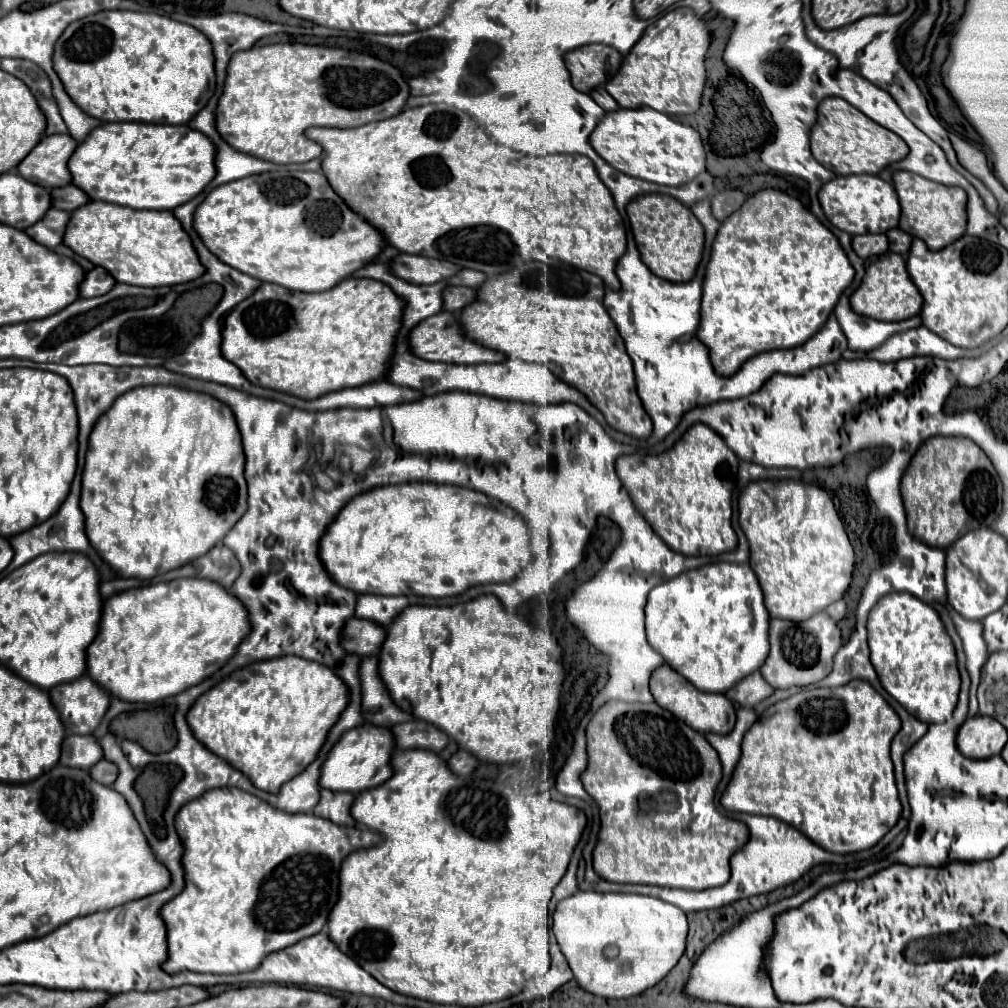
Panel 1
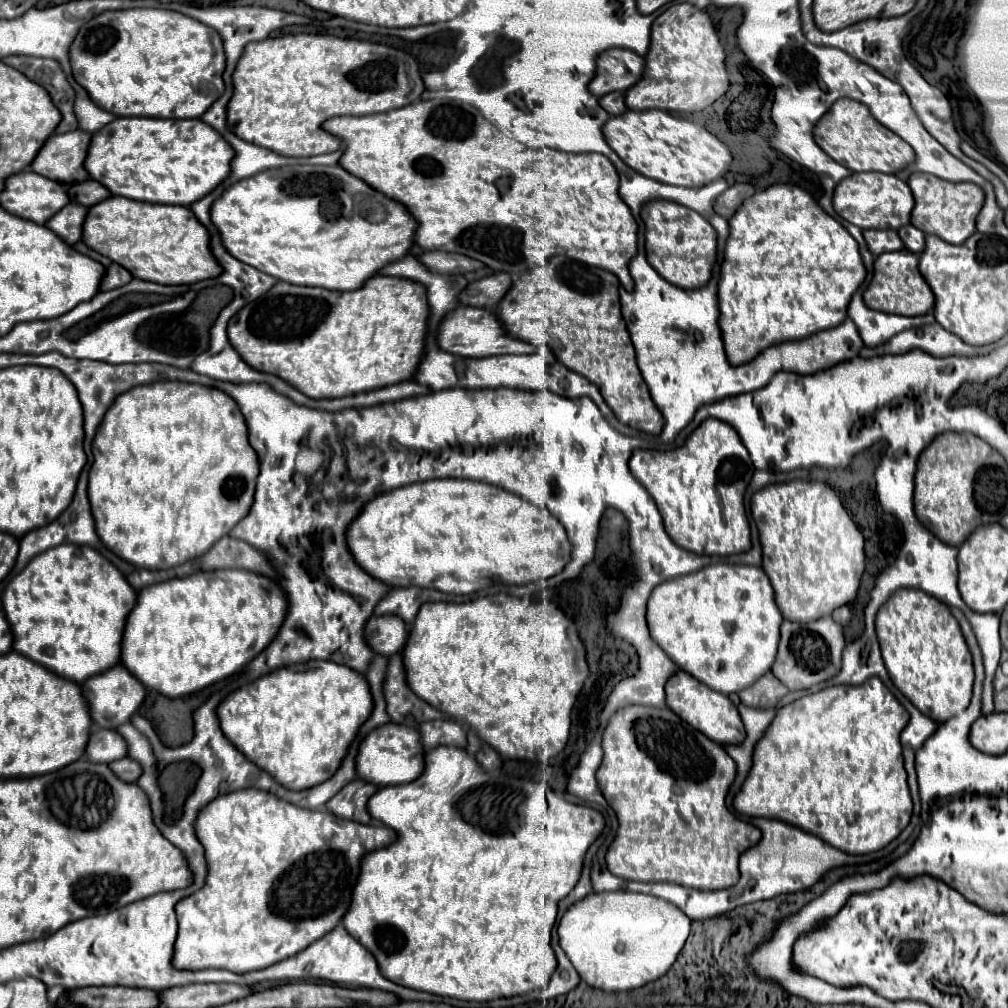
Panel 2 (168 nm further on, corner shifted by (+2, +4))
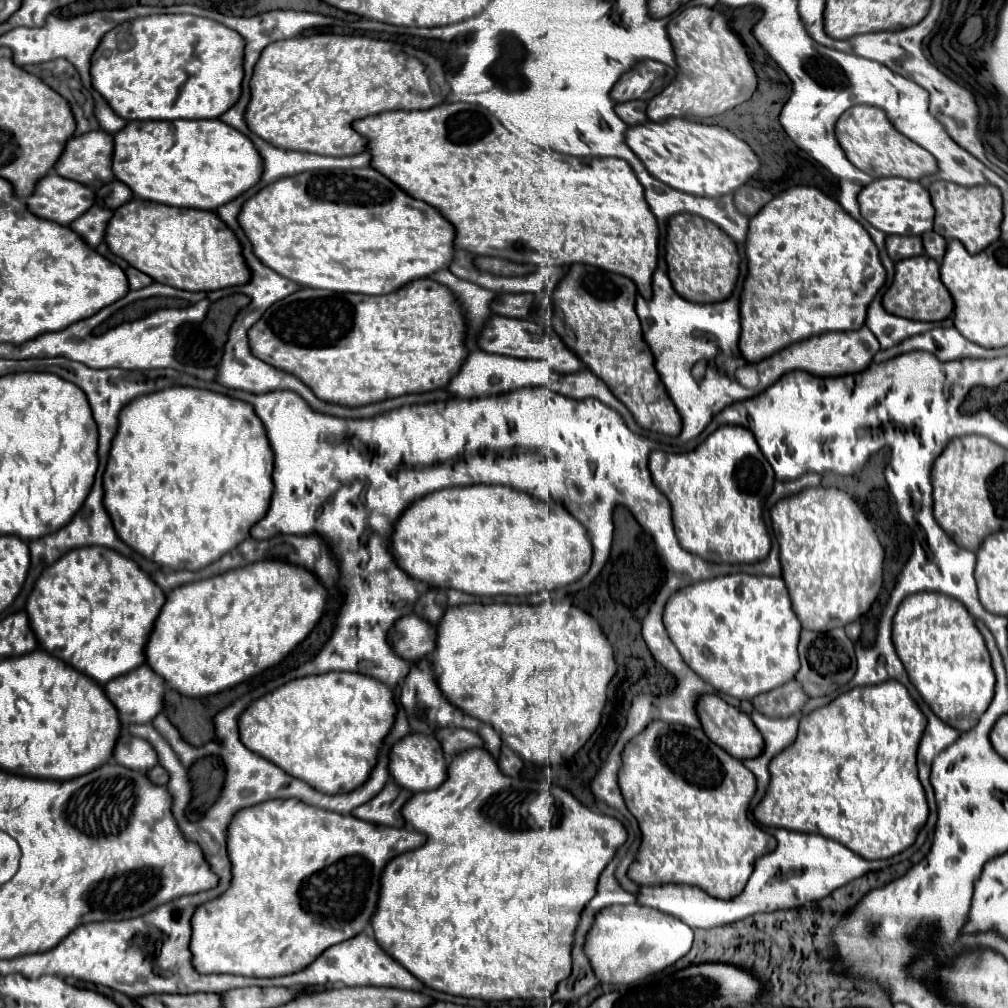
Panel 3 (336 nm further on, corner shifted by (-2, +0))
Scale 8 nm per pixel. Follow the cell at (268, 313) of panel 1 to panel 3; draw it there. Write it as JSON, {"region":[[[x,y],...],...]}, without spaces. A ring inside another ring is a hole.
{"region":[[[420,278],[420,280],[412,280],[410,284],[404,284],[402,288],[386,294],[386,296],[362,296],[362,294],[338,294],[338,292],[328,292],[328,290],[312,290],[312,288],[302,288],[278,302],[274,302],[272,308],[268,308],[262,318],[248,330],[248,340],[250,340],[250,348],[252,354],[256,358],[260,358],[262,362],[280,368],[286,374],[296,376],[298,380],[302,380],[320,400],[324,402],[332,402],[332,404],[344,404],[344,406],[366,406],[372,402],[380,402],[380,400],[388,400],[388,398],[396,398],[400,394],[418,394],[418,392],[430,392],[436,388],[444,388],[452,378],[452,374],[458,372],[460,364],[466,358],[466,350],[462,346],[464,340],[464,328],[466,322],[462,318],[462,310],[456,304],[454,296],[438,282],[430,280],[430,278]]]}

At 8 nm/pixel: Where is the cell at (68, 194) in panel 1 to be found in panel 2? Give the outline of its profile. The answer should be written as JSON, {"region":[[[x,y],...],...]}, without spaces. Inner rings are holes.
{"region":[[[86,180],[86,182],[80,182],[80,184],[72,184],[68,188],[68,194],[74,202],[78,202],[82,206],[94,206],[94,204],[106,200],[108,196],[112,196],[110,190],[106,190],[106,186],[102,186],[96,180]]]}

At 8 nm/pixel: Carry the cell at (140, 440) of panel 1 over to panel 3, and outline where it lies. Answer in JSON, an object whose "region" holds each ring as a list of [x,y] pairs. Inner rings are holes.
{"region":[[[172,386],[122,408],[102,480],[104,508],[126,546],[172,570],[200,570],[246,540],[250,528],[266,514],[272,496],[272,450],[248,402],[212,390]]]}

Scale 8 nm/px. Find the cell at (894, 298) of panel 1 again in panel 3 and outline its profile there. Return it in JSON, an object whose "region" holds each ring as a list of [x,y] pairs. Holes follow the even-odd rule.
{"region":[[[924,254],[900,260],[896,264],[894,282],[882,296],[884,308],[890,314],[900,314],[902,318],[912,318],[912,320],[922,320],[922,322],[936,322],[936,320],[948,318],[954,306],[952,306],[952,298],[946,286],[940,282],[938,268],[940,268],[938,262]]]}

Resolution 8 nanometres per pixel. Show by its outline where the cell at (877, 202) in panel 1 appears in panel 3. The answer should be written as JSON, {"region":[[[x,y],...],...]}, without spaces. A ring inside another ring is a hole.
{"region":[[[878,178],[864,186],[858,194],[860,214],[884,234],[924,234],[932,230],[934,208],[930,204],[928,190],[918,182],[904,178]]]}

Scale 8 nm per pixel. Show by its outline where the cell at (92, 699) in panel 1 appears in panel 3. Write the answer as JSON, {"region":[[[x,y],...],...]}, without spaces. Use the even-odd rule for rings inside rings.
{"region":[[[140,666],[104,686],[108,700],[116,706],[120,724],[148,724],[160,710],[164,680],[148,666]]]}

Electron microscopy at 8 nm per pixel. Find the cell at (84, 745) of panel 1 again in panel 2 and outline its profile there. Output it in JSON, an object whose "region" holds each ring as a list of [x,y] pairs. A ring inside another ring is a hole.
{"region":[[[96,728],[92,732],[92,736],[90,736],[86,756],[92,762],[110,764],[110,762],[116,762],[116,760],[128,756],[128,744],[122,738],[122,734],[118,734],[116,730]]]}

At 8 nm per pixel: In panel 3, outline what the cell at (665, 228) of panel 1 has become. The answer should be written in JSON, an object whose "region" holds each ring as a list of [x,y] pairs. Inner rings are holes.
{"region":[[[676,214],[676,218],[668,220],[666,228],[668,236],[664,248],[668,278],[678,294],[692,302],[718,302],[728,298],[734,290],[740,264],[734,240],[724,234],[716,224],[692,214]]]}

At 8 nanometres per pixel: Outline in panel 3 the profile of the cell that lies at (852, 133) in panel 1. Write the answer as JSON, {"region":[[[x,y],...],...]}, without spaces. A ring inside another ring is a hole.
{"region":[[[852,106],[836,122],[836,140],[844,150],[846,158],[862,172],[872,178],[898,176],[906,180],[920,180],[922,176],[936,172],[936,160],[930,152],[902,136],[886,118],[880,108],[874,106]]]}

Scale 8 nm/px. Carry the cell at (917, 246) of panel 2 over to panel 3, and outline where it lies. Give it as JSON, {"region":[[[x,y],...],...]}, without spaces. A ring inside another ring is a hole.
{"region":[[[928,232],[922,236],[922,242],[924,242],[924,252],[934,258],[934,260],[942,260],[944,256],[944,250],[946,250],[946,240],[942,236],[938,236],[936,232]]]}

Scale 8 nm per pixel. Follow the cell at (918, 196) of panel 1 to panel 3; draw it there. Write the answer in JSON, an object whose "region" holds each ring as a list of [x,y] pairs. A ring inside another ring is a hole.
{"region":[[[936,180],[928,188],[932,206],[936,210],[934,216],[934,232],[940,234],[944,240],[960,240],[970,254],[982,252],[990,242],[998,240],[1000,236],[1000,222],[1002,222],[1002,196],[996,186],[974,186],[964,188],[952,182]]]}

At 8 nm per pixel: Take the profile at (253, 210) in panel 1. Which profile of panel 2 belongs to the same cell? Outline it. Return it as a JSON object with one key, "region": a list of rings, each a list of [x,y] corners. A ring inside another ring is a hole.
{"region":[[[284,166],[278,172],[260,172],[230,186],[214,202],[212,222],[220,228],[226,250],[240,262],[290,284],[320,286],[328,290],[362,288],[368,278],[382,270],[382,266],[398,262],[410,252],[418,228],[418,222],[404,204],[374,190],[342,166]]]}

